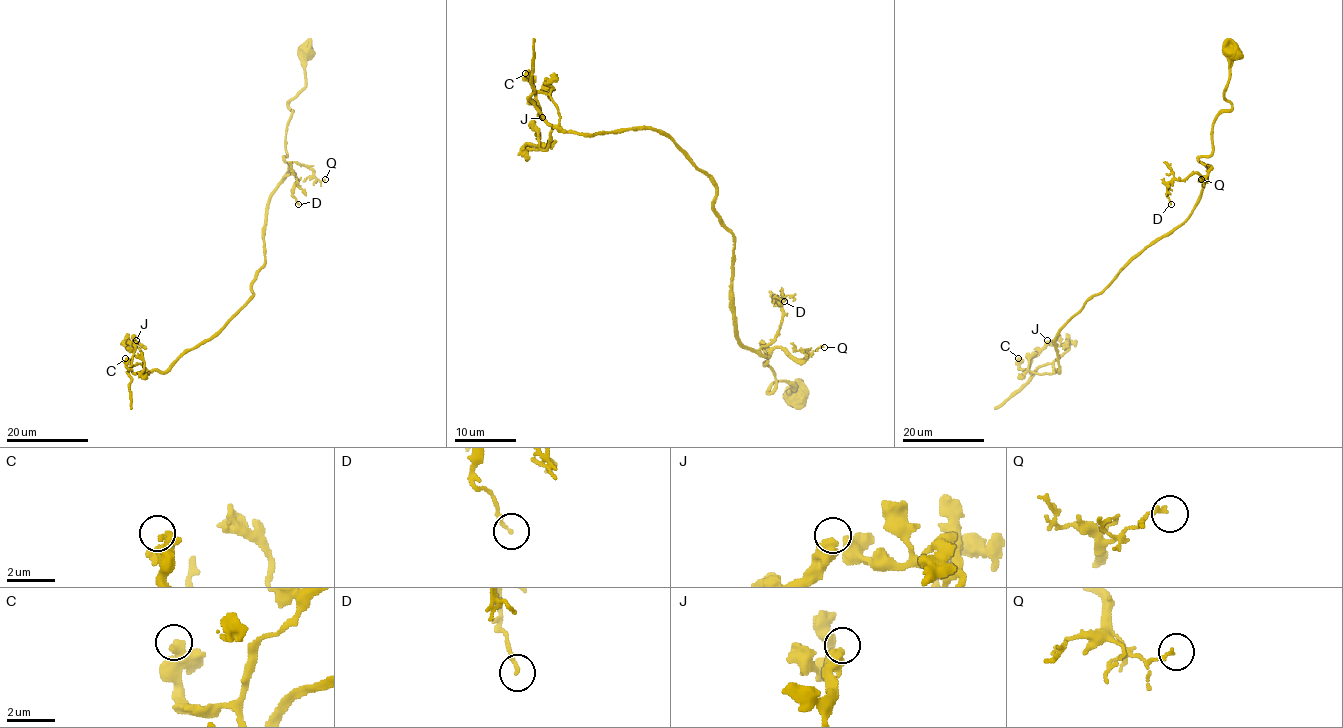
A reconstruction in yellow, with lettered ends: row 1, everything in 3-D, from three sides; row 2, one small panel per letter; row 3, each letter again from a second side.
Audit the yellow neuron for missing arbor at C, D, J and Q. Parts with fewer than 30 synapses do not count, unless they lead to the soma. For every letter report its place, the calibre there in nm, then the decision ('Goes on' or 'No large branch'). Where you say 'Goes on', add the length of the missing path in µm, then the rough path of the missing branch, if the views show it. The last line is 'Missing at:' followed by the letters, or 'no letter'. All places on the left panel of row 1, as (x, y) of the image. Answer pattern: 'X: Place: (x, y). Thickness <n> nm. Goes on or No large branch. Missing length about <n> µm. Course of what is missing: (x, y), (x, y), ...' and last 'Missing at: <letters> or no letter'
C: Place: (125, 358). Thickness 400 nm. No large branch
D: Place: (298, 204). Thickness 150 nm. No large branch
J: Place: (136, 340). Thickness 550 nm. No large branch
Q: Place: (325, 179). Thickness 130 nm. No large branch
Missing at: no letter

